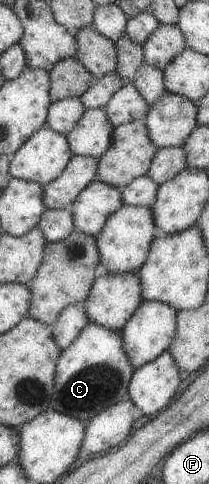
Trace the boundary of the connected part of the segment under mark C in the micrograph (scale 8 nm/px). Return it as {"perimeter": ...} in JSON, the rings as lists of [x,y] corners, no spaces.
{"perimeter":[[[87,323],[73,343],[60,350],[53,376],[53,397],[50,409],[79,419],[83,424],[106,407],[120,401],[134,369],[125,357],[119,330],[111,331],[99,323]]]}

